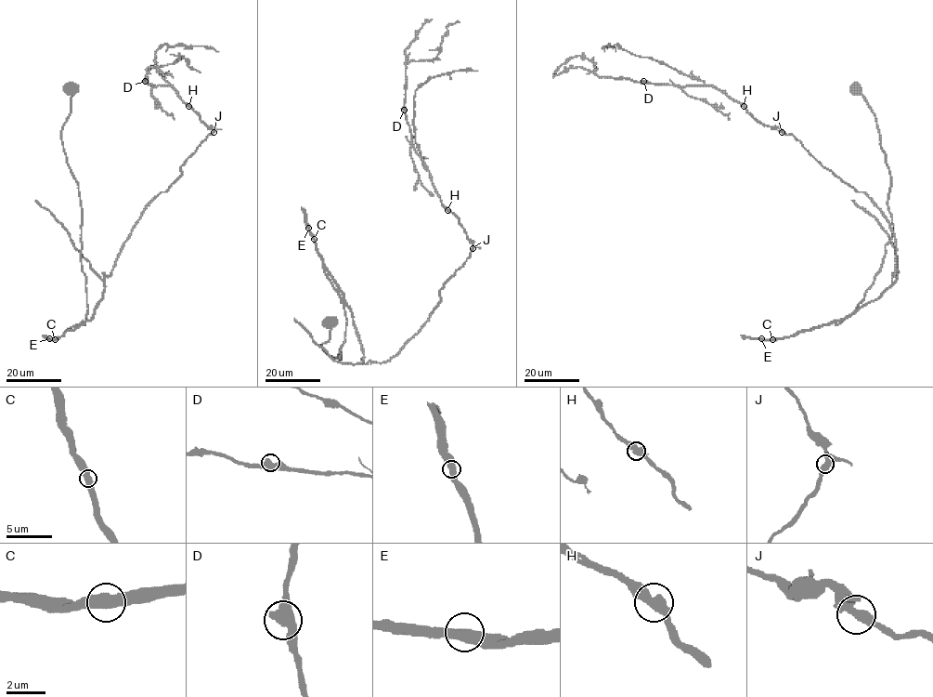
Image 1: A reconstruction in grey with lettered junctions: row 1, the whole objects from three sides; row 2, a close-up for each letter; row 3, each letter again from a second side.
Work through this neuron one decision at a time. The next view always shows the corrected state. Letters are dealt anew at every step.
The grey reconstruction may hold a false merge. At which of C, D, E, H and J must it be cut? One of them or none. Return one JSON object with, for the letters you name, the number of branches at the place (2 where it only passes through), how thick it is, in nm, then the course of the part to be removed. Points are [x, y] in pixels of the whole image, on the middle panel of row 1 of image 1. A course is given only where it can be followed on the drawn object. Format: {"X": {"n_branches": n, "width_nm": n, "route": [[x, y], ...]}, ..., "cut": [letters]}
{"cut": []}

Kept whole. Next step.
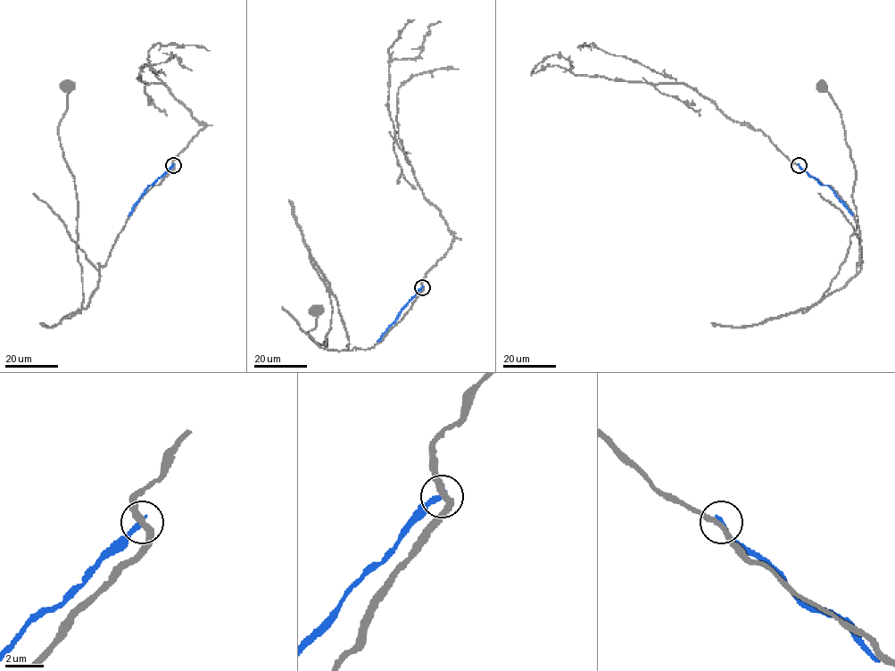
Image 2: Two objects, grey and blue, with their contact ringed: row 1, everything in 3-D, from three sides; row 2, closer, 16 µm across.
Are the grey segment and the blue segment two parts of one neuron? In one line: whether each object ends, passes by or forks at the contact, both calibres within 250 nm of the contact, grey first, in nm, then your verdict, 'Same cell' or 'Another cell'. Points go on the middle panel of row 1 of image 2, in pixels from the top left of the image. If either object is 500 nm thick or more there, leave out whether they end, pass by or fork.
At the ring grey passes by. At the ring blue ends. Thickness 300 nm (grey) against 280 nm. Another cell

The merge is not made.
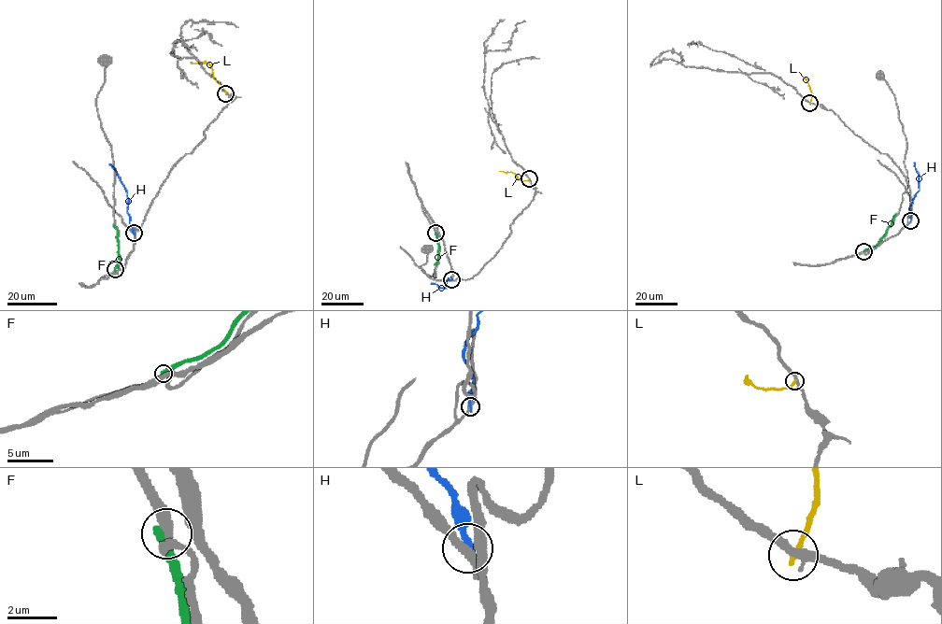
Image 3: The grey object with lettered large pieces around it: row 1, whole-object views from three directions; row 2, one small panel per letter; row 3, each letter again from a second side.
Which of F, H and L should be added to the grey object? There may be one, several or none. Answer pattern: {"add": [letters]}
{"add": []}

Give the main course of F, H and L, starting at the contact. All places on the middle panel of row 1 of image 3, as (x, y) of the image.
F: (435, 233), (438, 256), (434, 265)
H: (450, 280), (446, 281), (445, 288), (430, 283)
L: (528, 178), (520, 181), (512, 173), (499, 171)

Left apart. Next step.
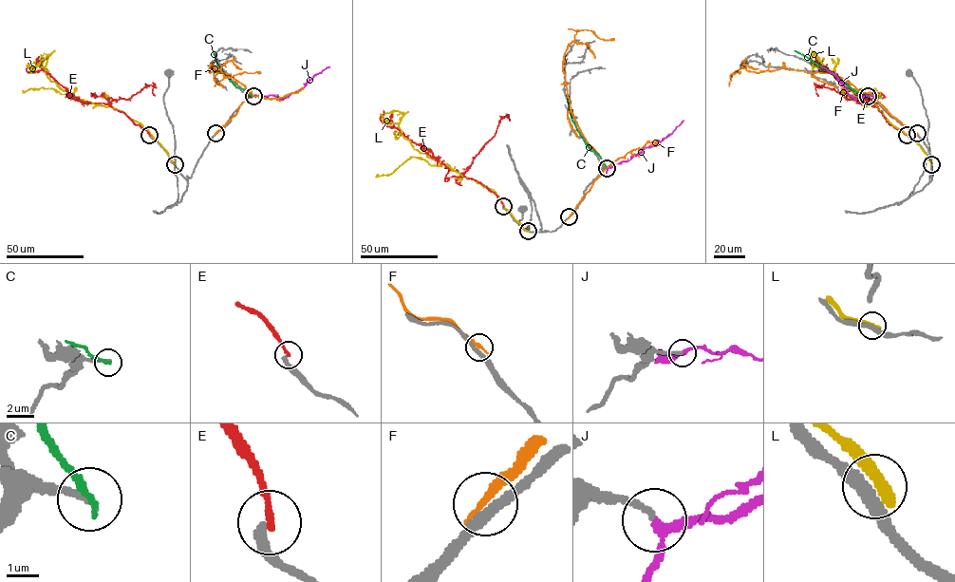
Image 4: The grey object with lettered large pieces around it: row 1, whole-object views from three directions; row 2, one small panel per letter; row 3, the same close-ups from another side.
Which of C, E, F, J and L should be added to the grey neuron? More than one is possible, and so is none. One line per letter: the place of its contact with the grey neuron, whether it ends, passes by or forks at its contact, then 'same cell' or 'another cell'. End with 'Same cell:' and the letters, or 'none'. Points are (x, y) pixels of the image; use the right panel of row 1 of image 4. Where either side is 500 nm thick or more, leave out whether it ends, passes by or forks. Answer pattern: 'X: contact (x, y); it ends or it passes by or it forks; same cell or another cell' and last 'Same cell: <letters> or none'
C: contact (868, 96); it ends; another cell
E: contact (907, 135); it ends; another cell
F: contact (917, 133); it ends; another cell
J: contact (868, 96); it passes by; same cell
L: contact (931, 164); it ends; another cell
Same cell: J

